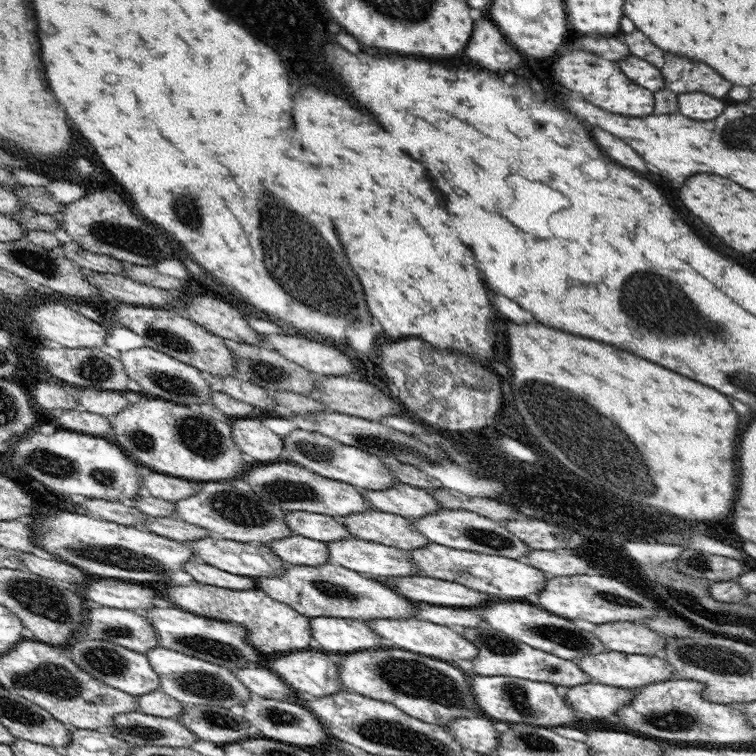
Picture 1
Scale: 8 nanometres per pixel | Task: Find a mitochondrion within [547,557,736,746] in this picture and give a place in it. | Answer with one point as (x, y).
(675, 719)

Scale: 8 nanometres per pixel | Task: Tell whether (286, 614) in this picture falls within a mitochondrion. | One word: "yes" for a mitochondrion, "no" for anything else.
no

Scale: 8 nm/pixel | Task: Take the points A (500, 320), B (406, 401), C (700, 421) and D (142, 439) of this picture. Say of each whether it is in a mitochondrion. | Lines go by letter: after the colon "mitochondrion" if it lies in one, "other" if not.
A: other
B: other
C: other
D: mitochondrion

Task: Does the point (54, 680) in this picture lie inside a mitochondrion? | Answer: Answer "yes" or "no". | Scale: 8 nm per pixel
yes

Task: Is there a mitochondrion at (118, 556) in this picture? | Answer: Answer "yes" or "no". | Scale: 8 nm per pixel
yes

